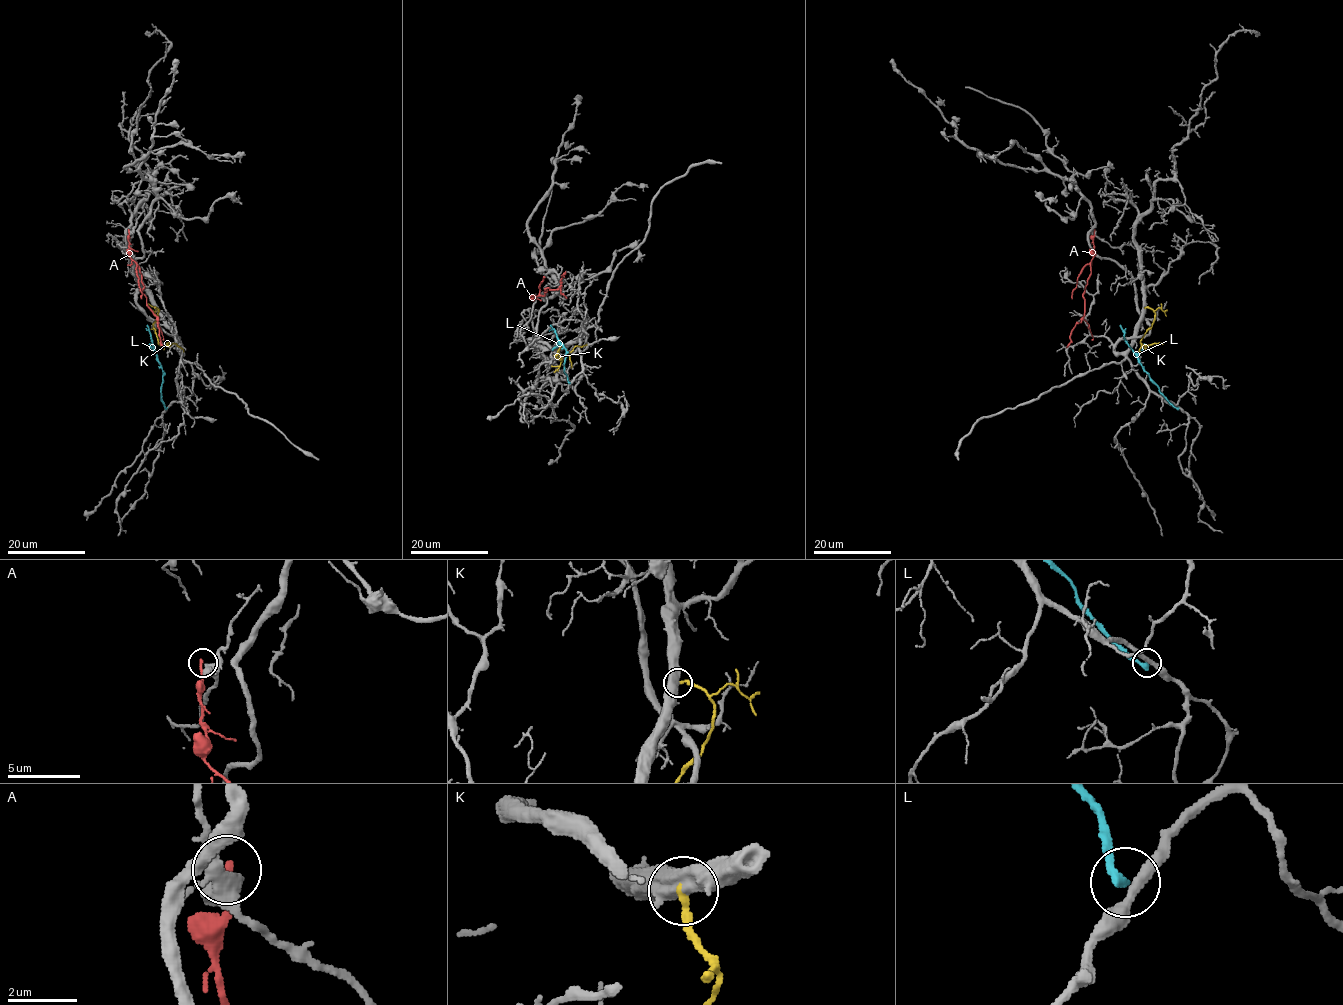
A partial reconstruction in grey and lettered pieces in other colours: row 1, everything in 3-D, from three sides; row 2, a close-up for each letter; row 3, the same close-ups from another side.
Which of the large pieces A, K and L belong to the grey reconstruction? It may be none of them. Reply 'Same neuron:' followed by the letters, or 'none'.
Same neuron: none

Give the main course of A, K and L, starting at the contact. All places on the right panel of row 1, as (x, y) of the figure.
A: (1094, 230), (1090, 275), (1083, 294), (1084, 315), (1075, 325), (1066, 347)
K: (1145, 307), (1153, 311), (1155, 320), (1140, 342), (1147, 345), (1140, 343), (1139, 352)
L: (1177, 407), (1143, 368), (1124, 337), (1120, 325)

